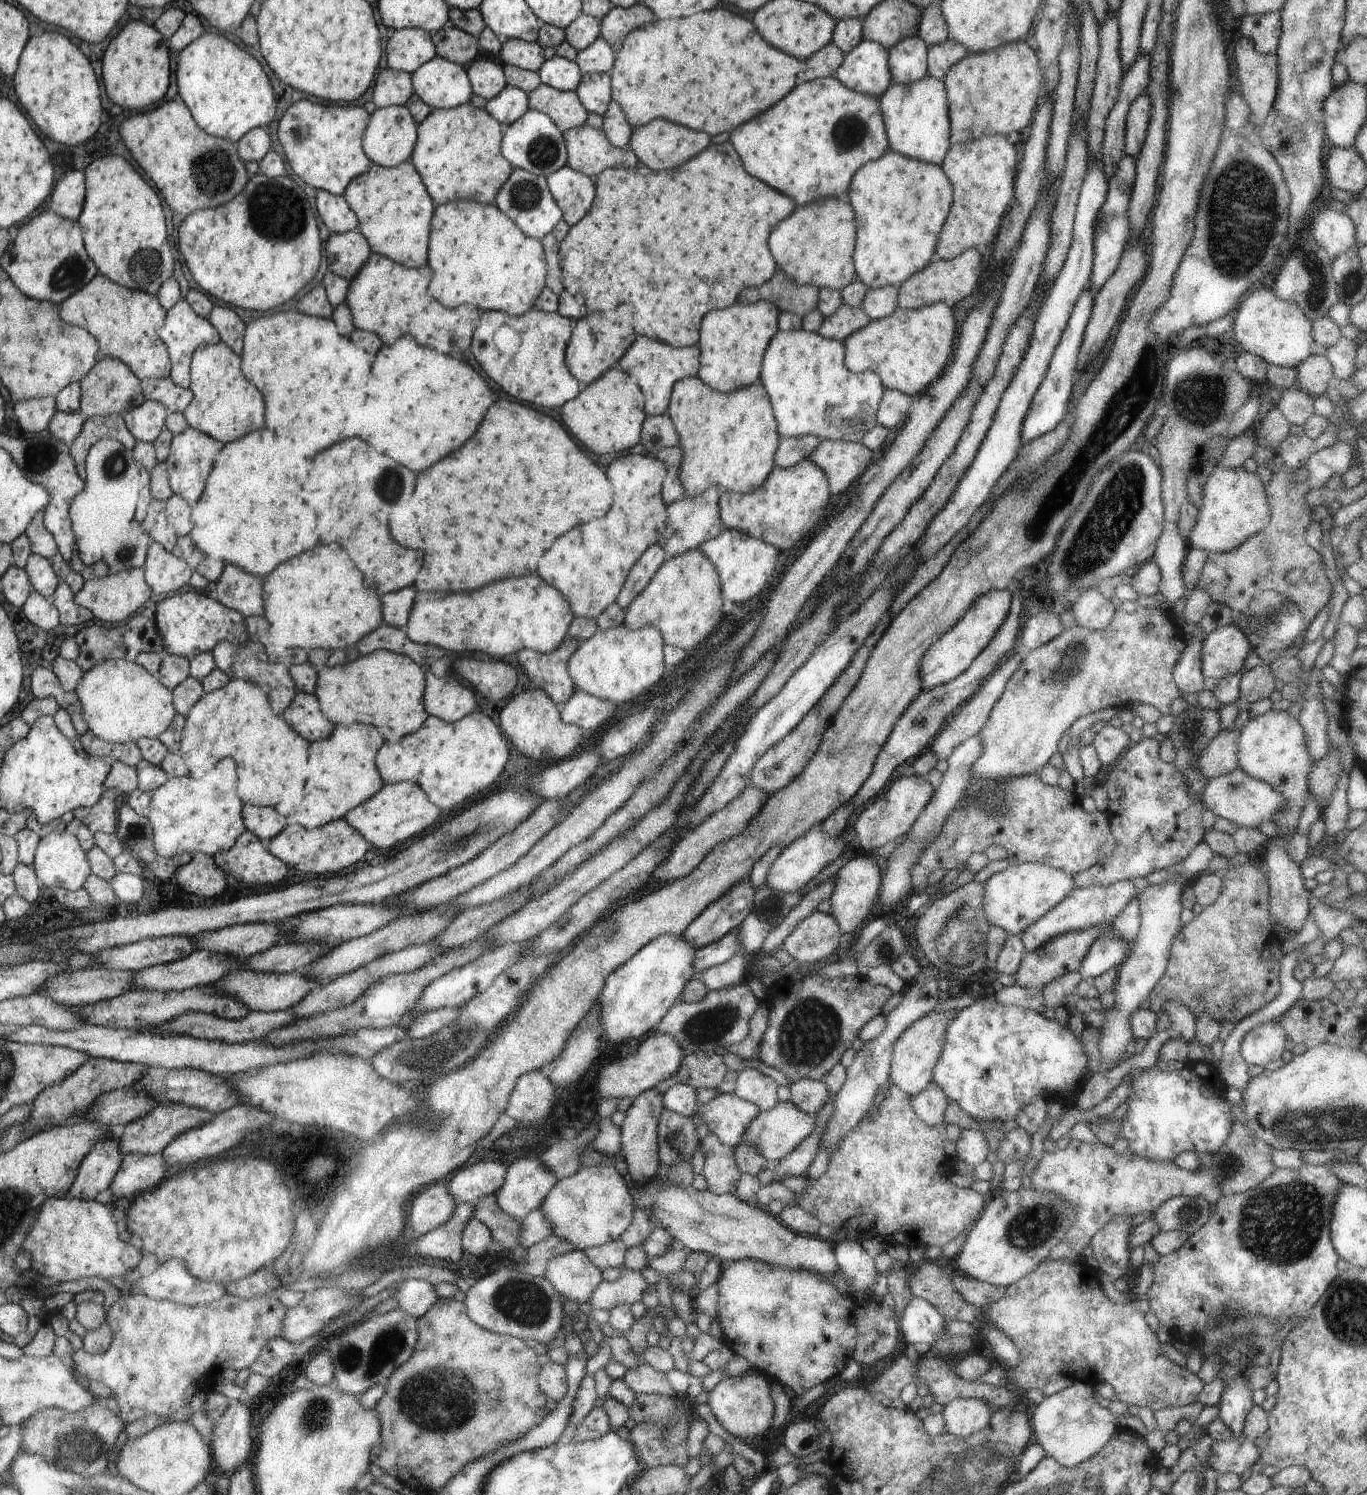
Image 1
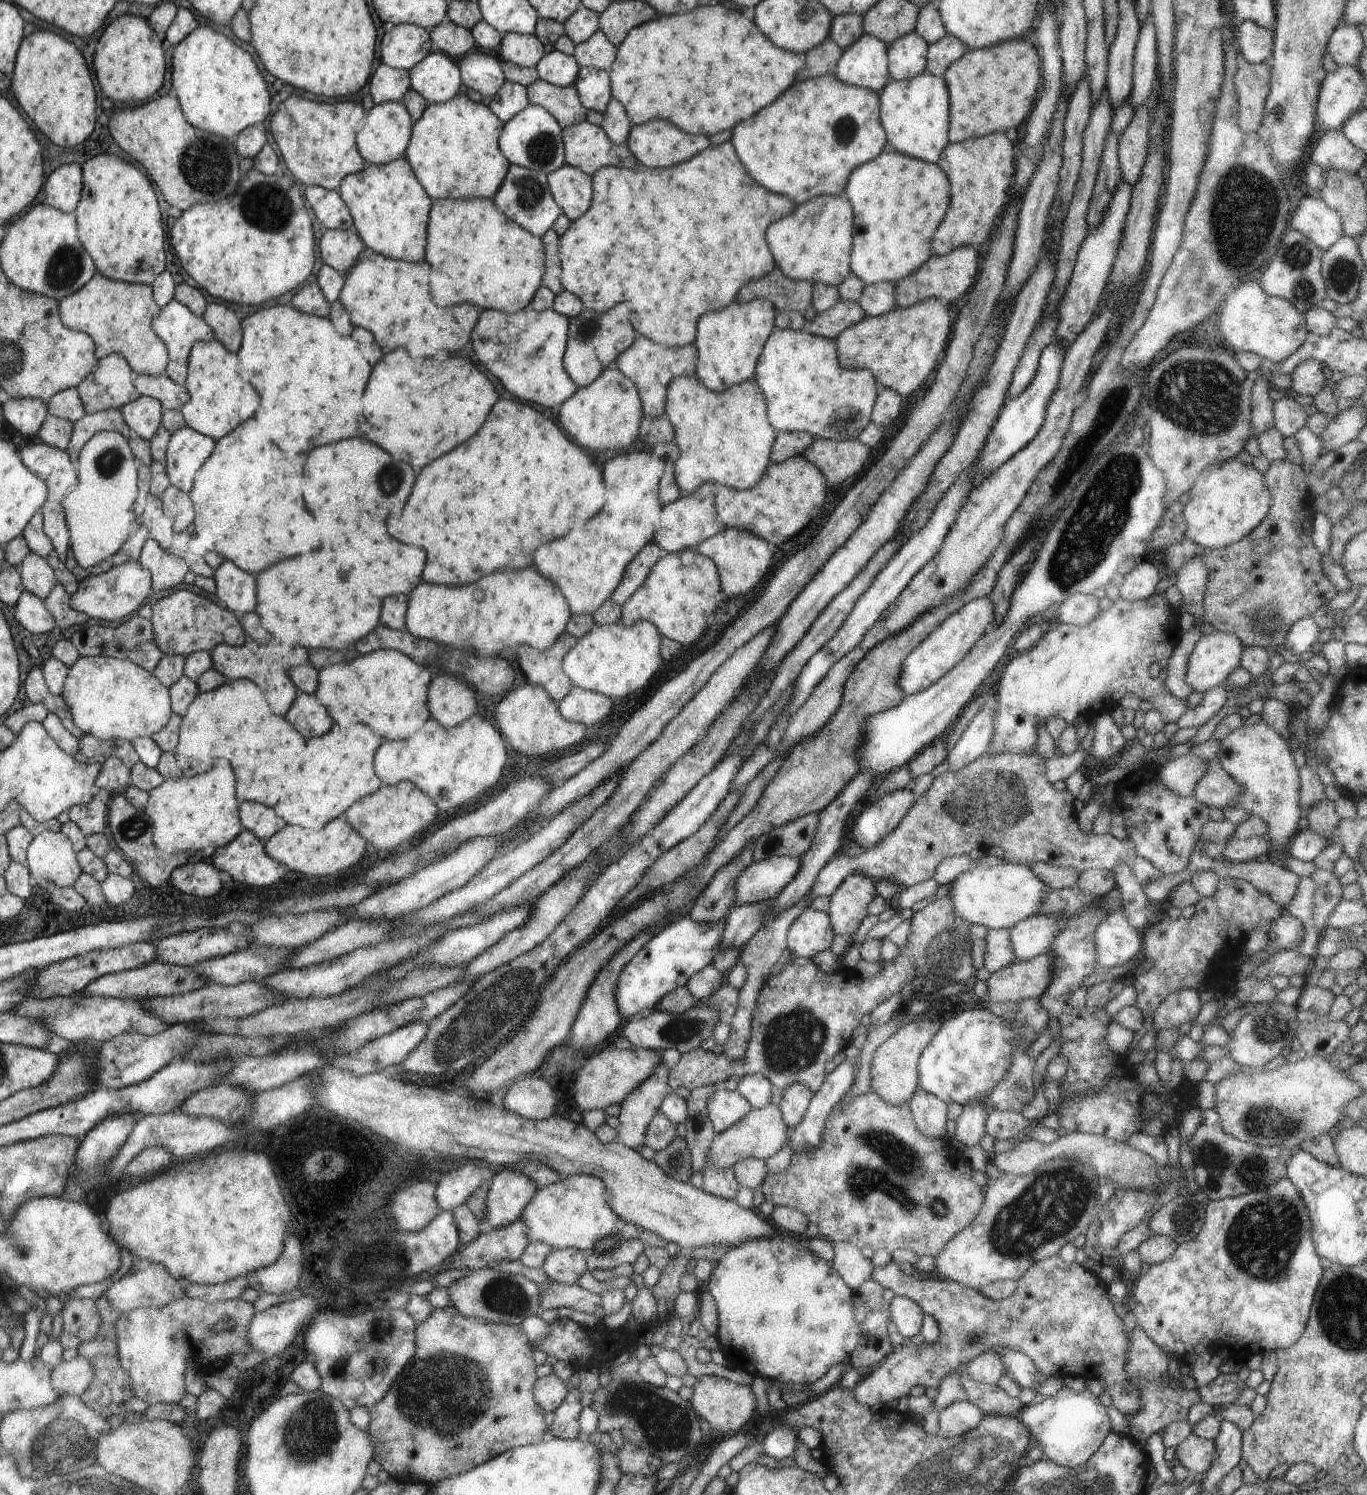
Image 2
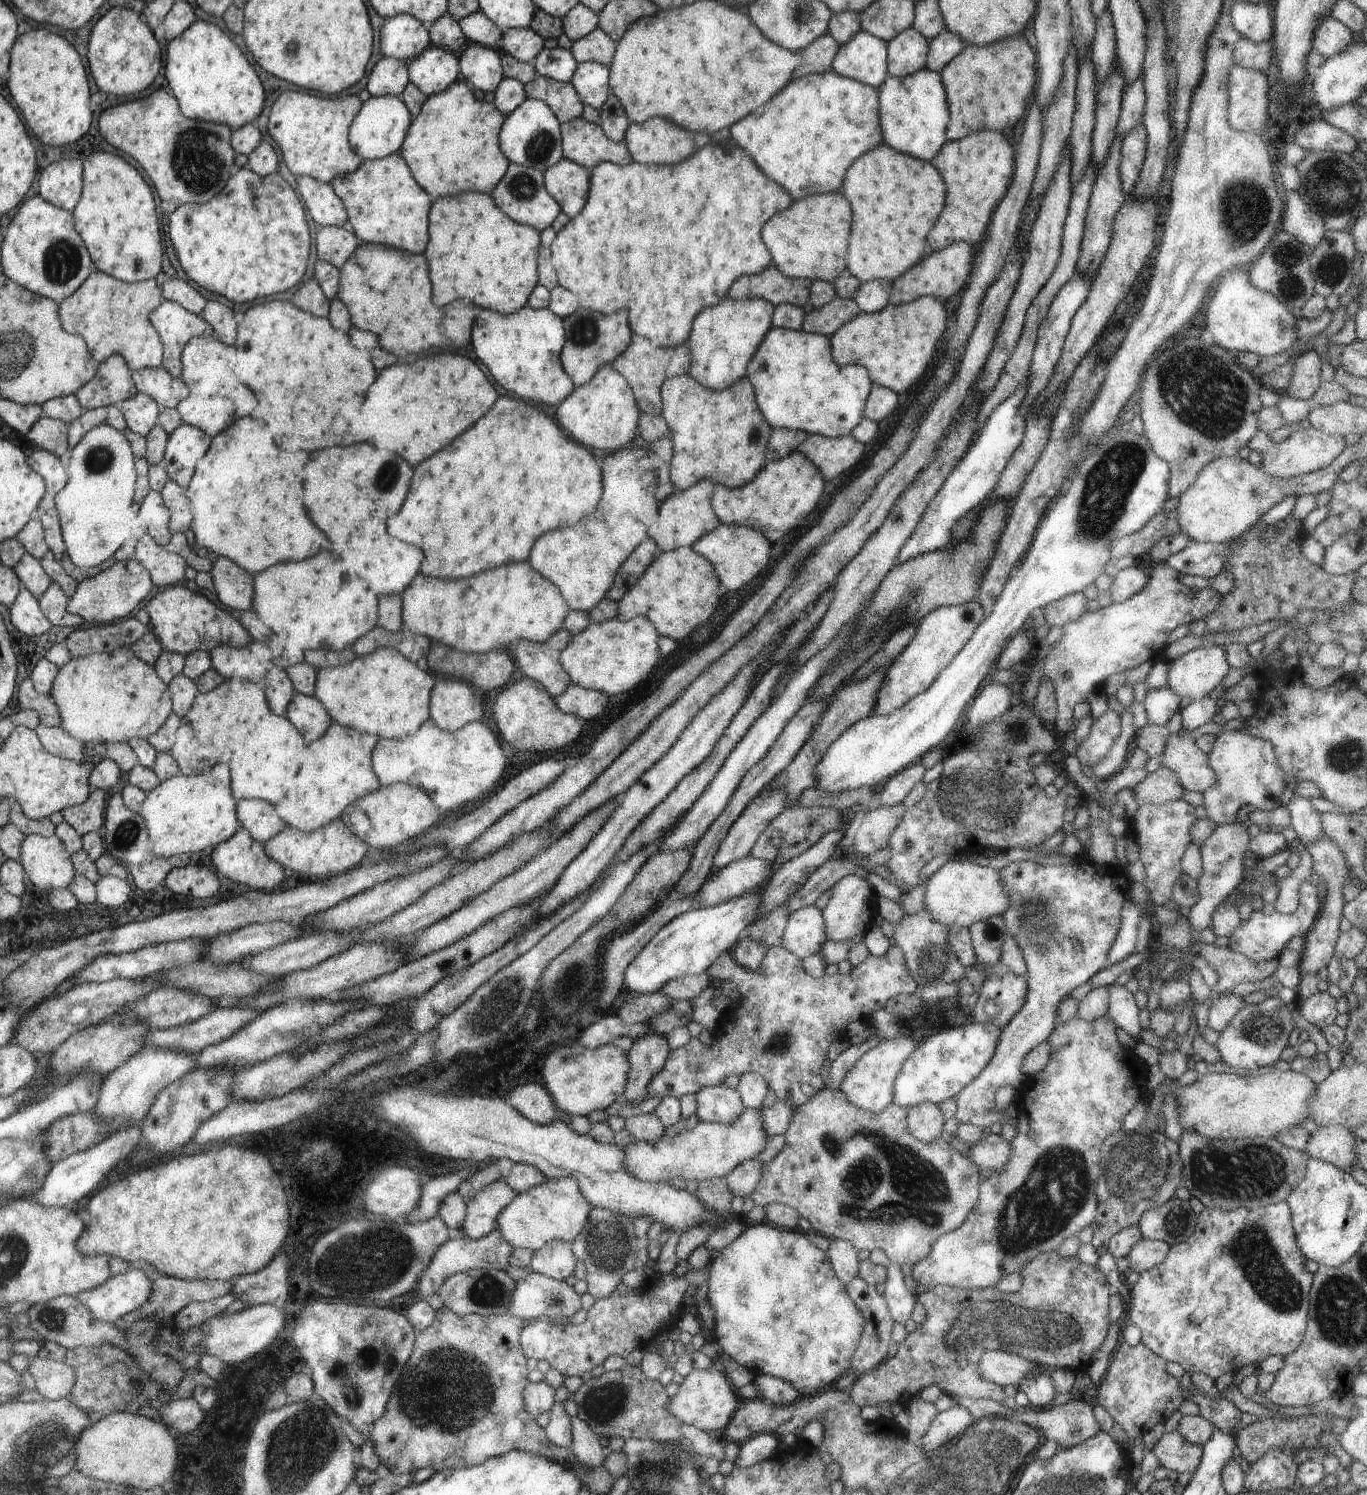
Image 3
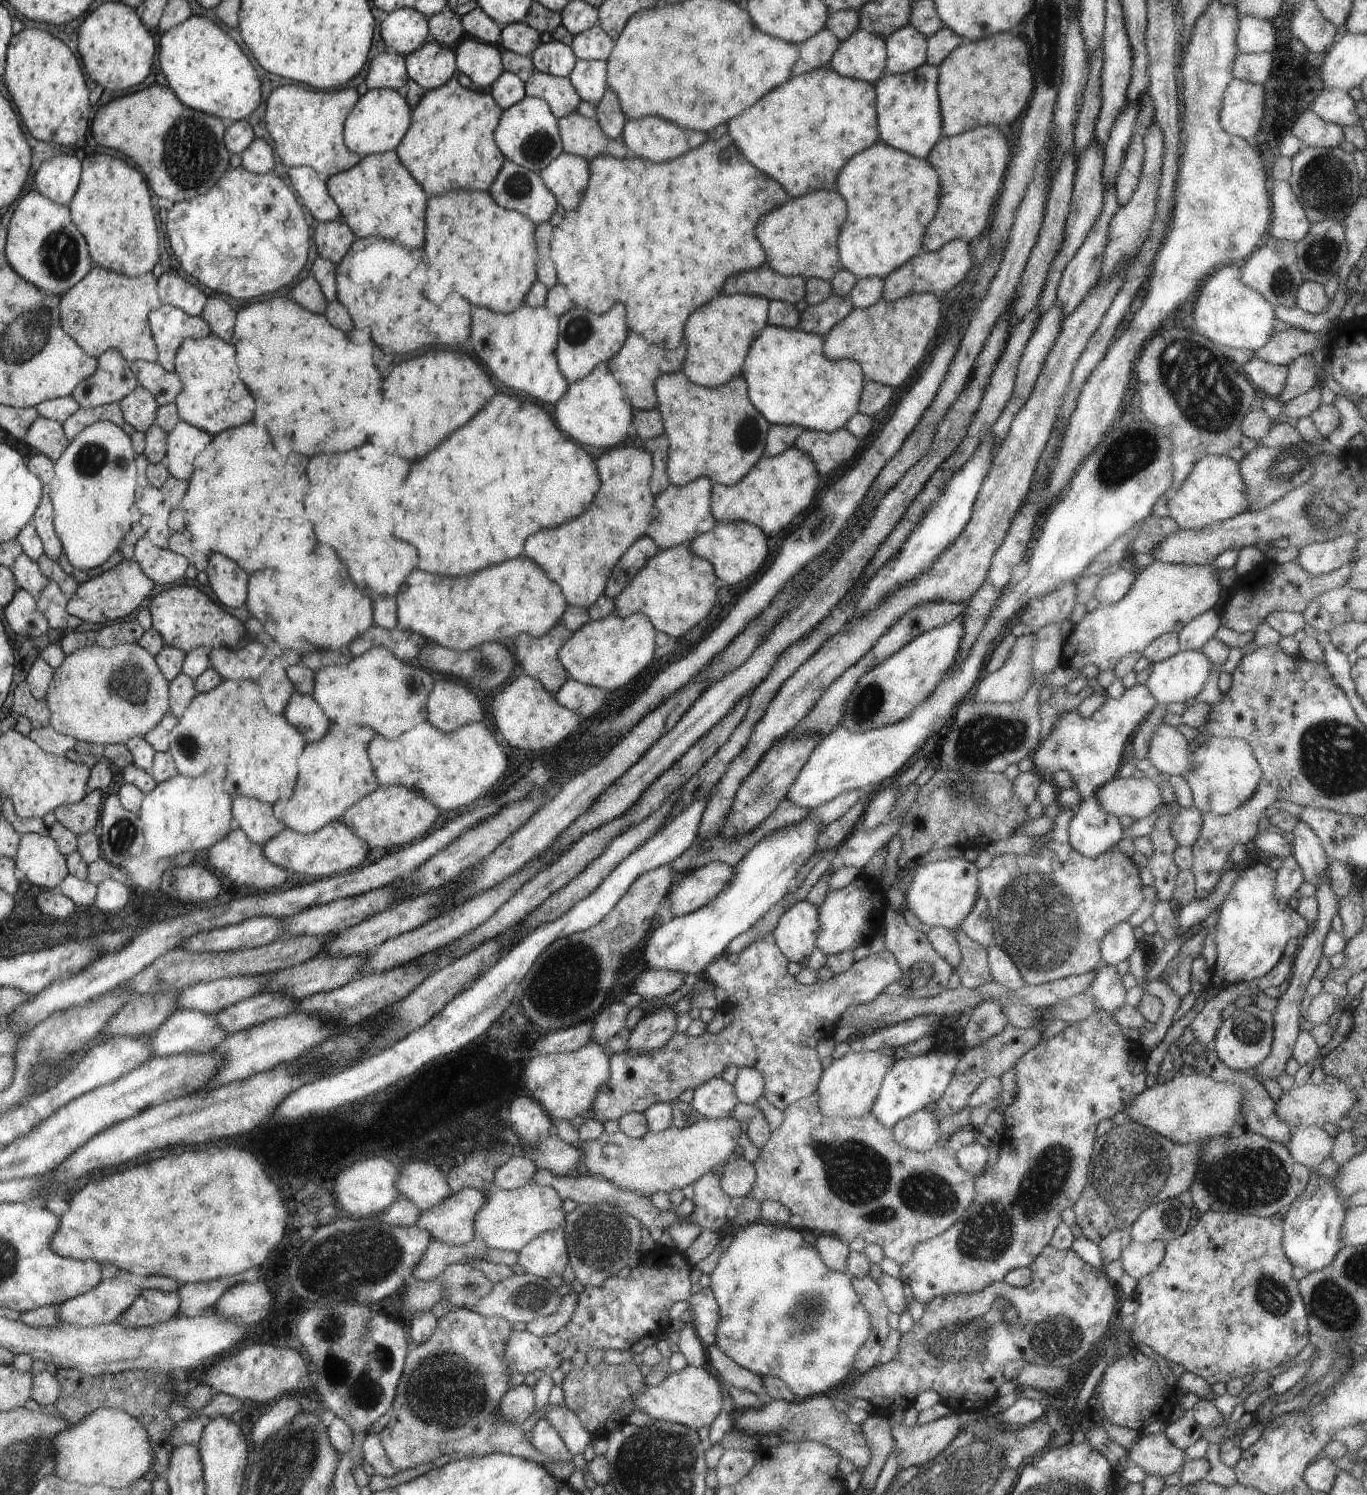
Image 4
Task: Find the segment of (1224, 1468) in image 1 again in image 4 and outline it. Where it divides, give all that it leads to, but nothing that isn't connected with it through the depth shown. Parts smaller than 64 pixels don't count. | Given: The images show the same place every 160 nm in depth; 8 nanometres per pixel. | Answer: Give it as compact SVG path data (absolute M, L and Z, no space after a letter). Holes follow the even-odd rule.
M1164 1433L1138 1436L1136 1444L1127 1450L1127 1460L1146 1474L1165 1479L1186 1462L1184 1450L1174 1446Z

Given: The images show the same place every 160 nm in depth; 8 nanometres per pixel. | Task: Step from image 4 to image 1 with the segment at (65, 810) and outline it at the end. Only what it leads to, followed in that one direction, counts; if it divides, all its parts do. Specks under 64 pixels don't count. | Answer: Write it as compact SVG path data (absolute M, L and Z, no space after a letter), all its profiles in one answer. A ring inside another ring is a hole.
M116 789L103 792L99 802L91 807L78 807L73 810L76 819L83 822L93 833L114 833L117 823L117 810L123 800Z

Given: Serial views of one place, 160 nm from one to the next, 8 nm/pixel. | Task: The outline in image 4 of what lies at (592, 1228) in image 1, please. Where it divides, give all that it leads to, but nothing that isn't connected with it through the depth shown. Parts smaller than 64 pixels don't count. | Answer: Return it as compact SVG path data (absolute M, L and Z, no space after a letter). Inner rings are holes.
M527 1182L512 1190L492 1186L488 1192L486 1204L475 1214L475 1234L490 1249L519 1253L543 1232L563 1228L567 1213L562 1210L563 1201L553 1188Z

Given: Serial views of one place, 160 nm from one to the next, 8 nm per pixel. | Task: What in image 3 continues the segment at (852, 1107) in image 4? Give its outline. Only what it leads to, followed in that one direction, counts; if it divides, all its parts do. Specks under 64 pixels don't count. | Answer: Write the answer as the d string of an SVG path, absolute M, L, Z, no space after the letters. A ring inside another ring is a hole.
M899 1033L890 1040L883 1038L875 1048L866 1052L859 1059L860 1062L848 1072L848 1076L842 1084L841 1092L844 1092L844 1098L848 1098L854 1106L860 1106L864 1110L876 1113L884 1112L894 1100L894 1082L896 1082L896 1076L902 1070L902 1064L918 1048L919 1043L912 1039L913 1035Z

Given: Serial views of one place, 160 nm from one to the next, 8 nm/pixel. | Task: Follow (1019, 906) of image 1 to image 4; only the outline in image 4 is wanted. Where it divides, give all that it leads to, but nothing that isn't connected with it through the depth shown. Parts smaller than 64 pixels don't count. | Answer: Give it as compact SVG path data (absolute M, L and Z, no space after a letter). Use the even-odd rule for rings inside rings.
M968 857L951 858L918 865L907 886L904 909L910 910L925 926L959 928L963 918L972 910L979 894L978 873Z

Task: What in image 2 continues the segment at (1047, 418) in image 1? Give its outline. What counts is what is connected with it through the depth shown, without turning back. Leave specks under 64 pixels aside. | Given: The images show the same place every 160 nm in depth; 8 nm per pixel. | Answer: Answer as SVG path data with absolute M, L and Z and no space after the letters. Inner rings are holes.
M1058 340L1050 346L1047 345L1043 349L1038 362L1039 371L1028 388L1021 395L1008 397L1005 401L994 426L992 426L992 432L990 432L979 455L978 474L981 477L979 482L982 478L992 476L1000 466L1013 458L1021 449L1024 449L1039 434L1047 414L1048 400L1050 400L1052 394L1055 394L1060 379L1066 351L1067 348L1062 347Z

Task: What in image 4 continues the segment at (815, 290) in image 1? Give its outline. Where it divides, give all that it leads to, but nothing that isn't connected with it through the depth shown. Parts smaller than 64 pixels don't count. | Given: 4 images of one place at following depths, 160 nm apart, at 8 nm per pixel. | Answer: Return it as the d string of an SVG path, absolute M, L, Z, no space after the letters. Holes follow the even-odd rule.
M764 263L762 267L750 272L738 272L732 280L728 280L728 284L724 284L724 292L761 296L769 301L784 301L796 305L805 298L805 279L801 276L781 275Z

